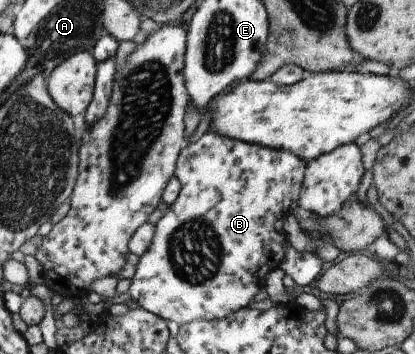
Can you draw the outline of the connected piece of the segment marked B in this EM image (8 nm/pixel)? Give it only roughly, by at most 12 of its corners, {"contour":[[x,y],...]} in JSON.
{"contour":[[208,130],[130,295],[180,326],[248,308],[306,164]]}

